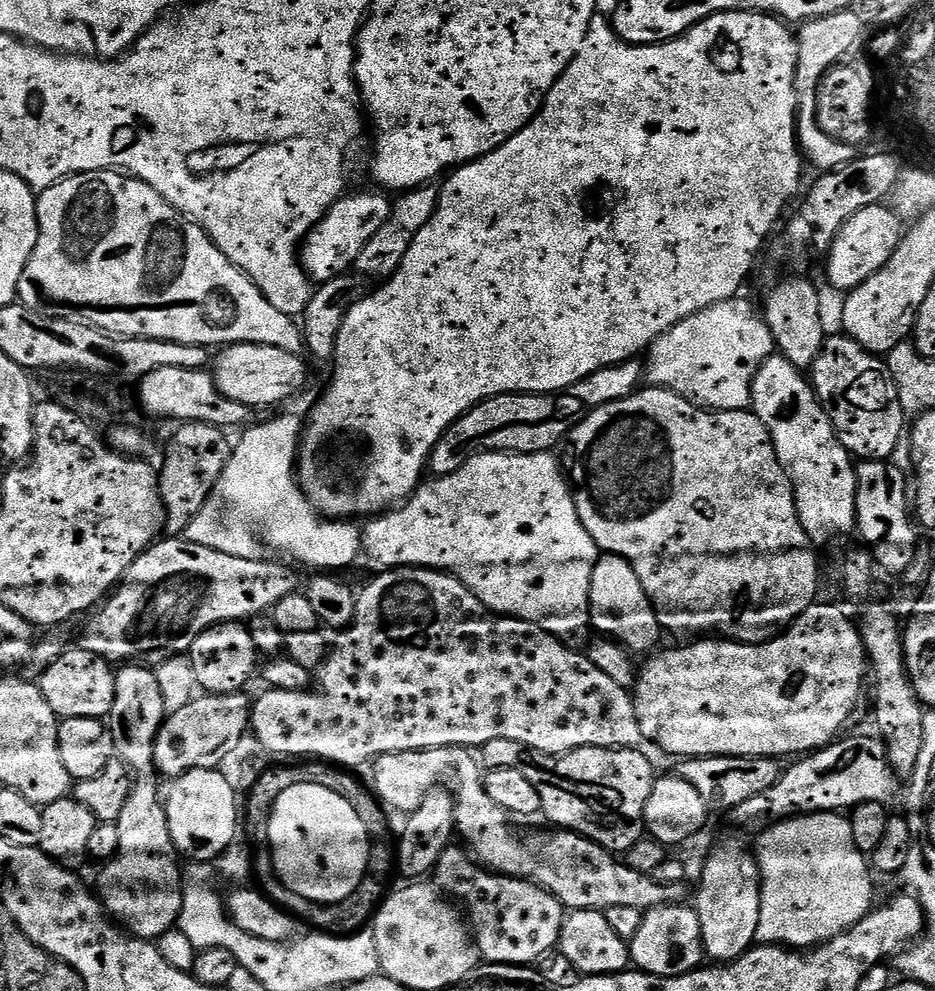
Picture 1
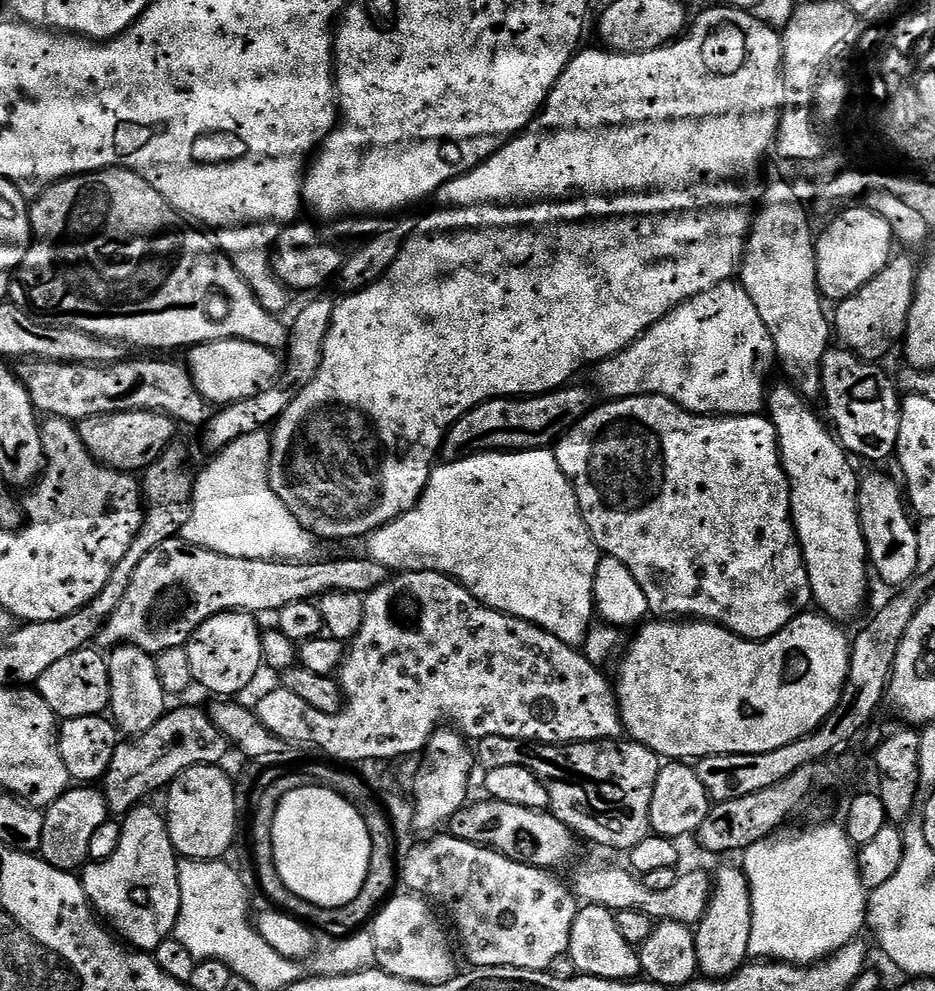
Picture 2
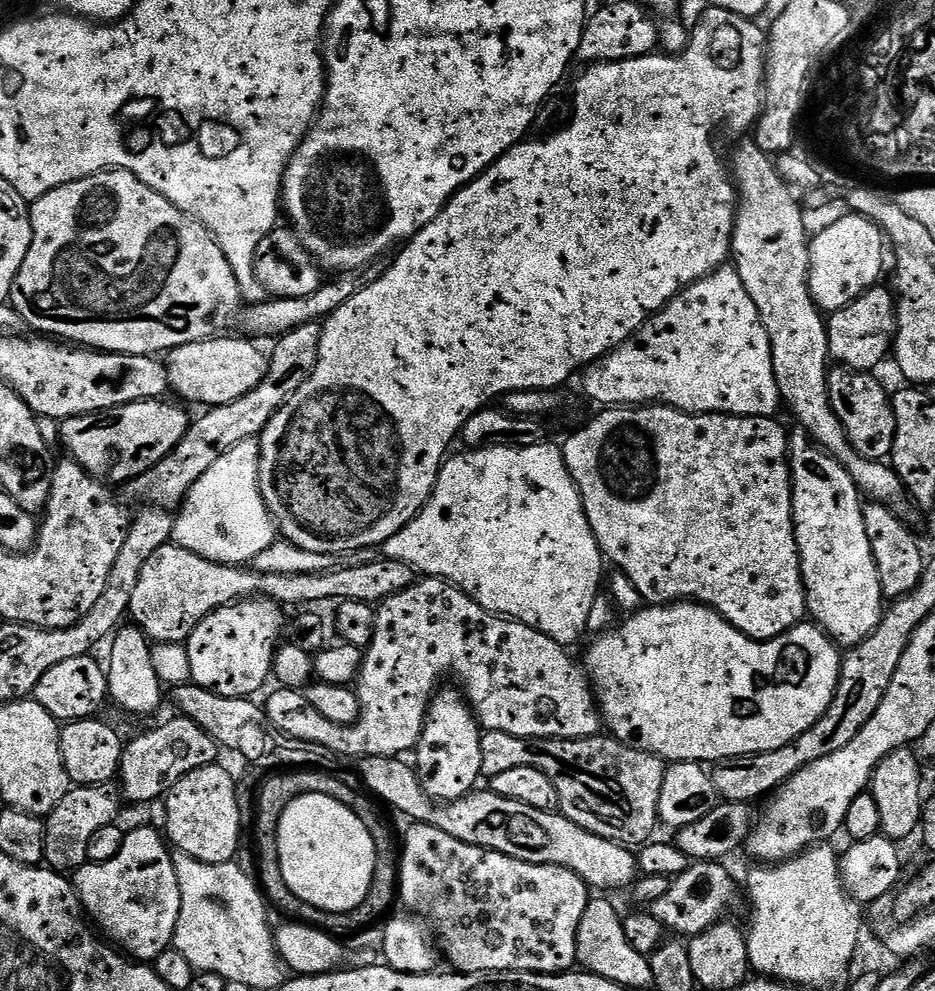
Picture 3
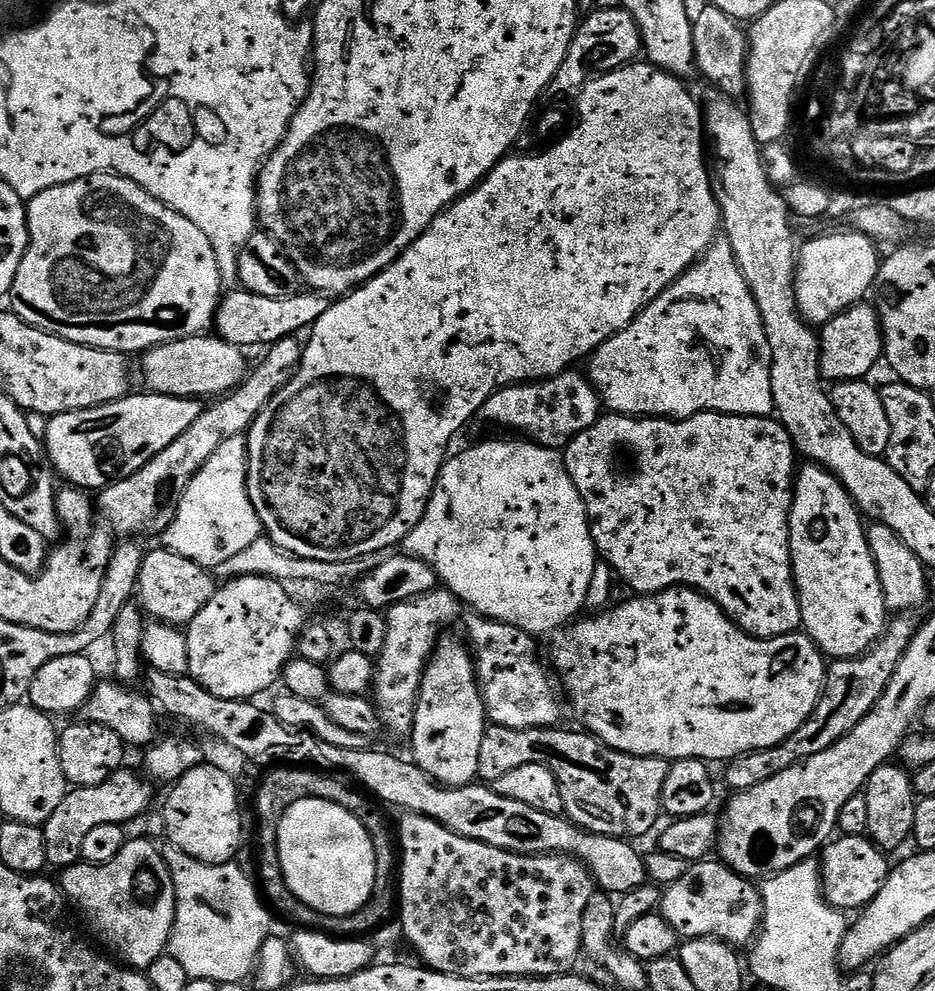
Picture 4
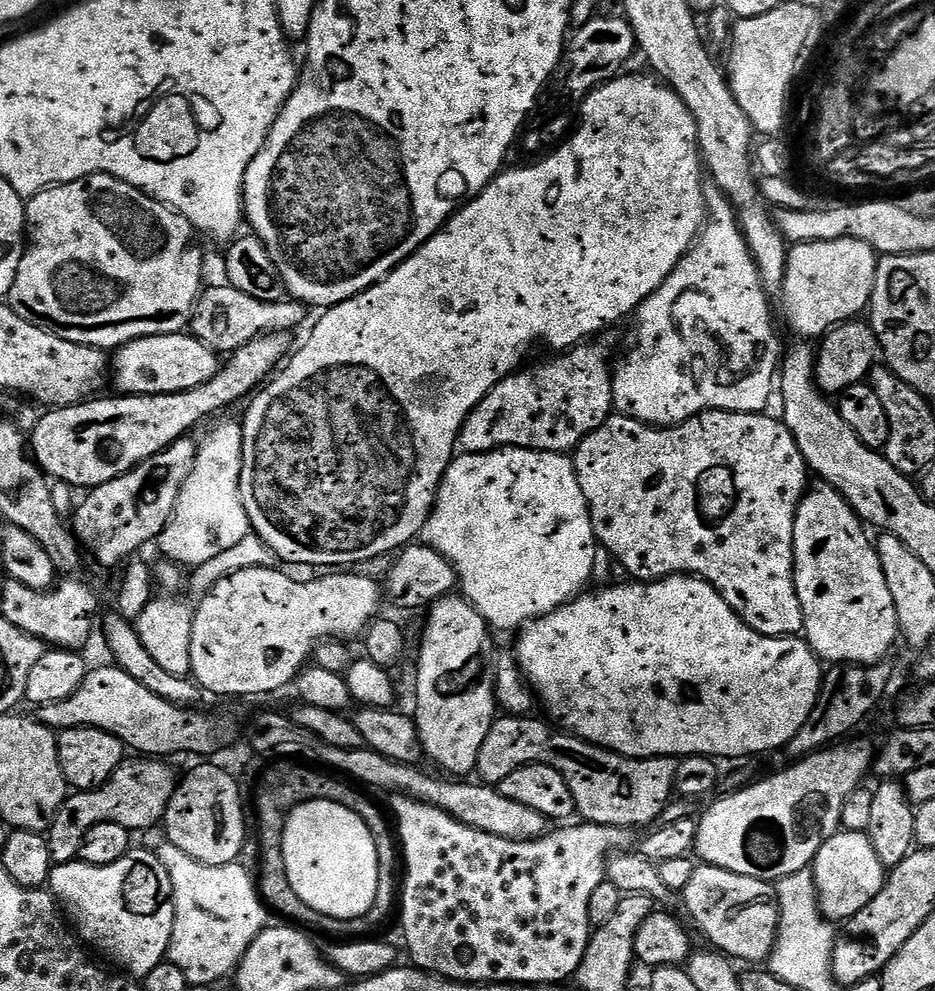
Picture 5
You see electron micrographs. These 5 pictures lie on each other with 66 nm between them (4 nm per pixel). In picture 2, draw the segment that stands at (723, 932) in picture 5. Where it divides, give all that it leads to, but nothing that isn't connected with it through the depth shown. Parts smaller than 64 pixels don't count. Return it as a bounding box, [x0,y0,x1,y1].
[570,864,713,926]

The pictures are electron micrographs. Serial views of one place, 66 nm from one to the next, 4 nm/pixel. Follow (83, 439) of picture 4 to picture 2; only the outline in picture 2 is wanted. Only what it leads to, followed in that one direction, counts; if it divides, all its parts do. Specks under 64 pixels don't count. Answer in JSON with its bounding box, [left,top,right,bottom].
[79,412,177,474]

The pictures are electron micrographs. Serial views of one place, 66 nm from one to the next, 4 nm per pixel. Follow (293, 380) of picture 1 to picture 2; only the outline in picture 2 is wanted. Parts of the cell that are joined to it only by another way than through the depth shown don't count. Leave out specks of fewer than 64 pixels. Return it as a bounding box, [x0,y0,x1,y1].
[186,340,282,406]

